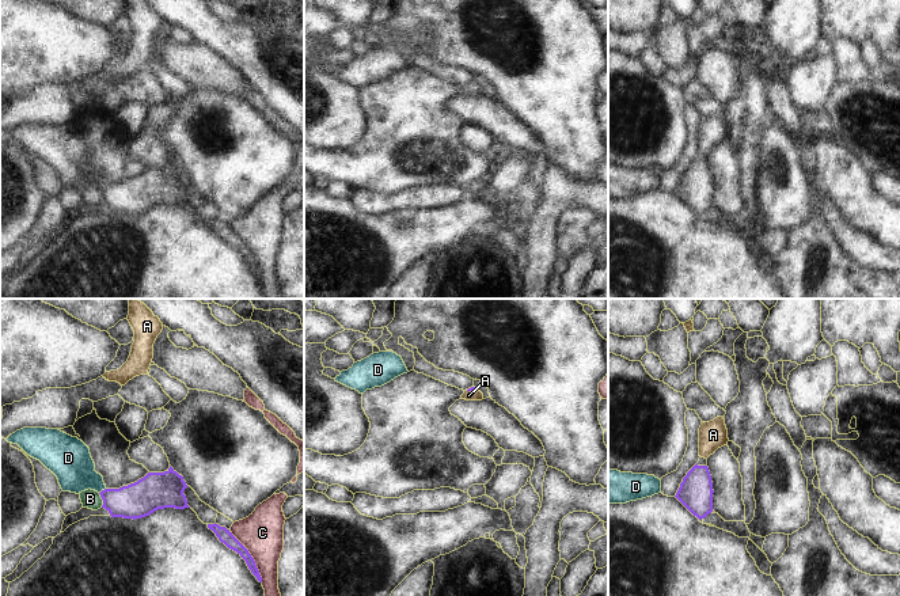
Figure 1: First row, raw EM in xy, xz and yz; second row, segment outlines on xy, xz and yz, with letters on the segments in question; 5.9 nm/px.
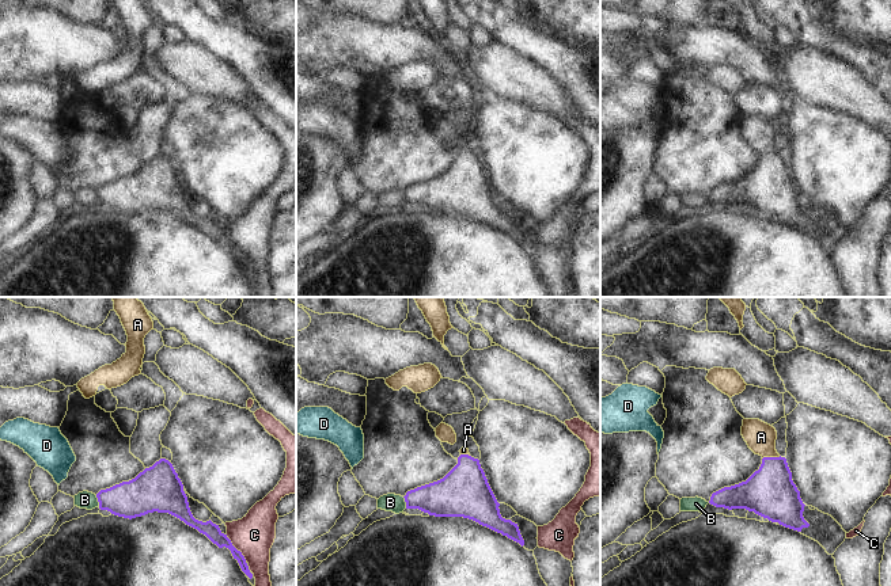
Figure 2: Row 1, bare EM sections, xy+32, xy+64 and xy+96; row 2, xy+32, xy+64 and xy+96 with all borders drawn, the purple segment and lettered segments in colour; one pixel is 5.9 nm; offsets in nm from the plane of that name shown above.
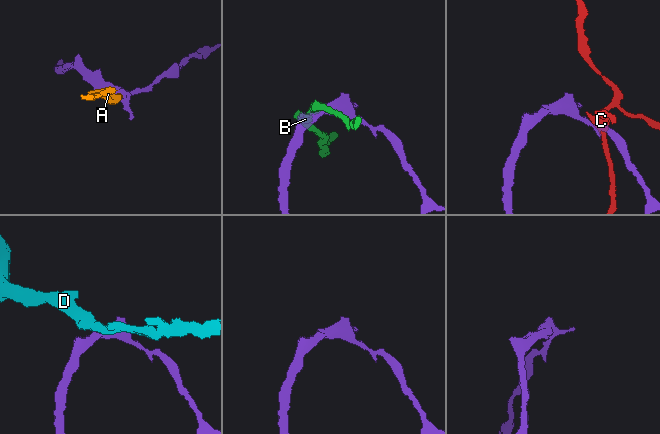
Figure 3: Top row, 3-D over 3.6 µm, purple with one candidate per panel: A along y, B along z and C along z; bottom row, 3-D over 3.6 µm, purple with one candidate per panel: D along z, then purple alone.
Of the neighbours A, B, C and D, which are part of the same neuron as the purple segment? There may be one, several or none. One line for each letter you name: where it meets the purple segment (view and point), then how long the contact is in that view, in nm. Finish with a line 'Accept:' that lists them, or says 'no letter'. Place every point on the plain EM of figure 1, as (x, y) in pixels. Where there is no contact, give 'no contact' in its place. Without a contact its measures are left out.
A: meets purple in xz at (471, 86); contact 70 nm long
Accept: A

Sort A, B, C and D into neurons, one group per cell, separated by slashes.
A / B / C / D

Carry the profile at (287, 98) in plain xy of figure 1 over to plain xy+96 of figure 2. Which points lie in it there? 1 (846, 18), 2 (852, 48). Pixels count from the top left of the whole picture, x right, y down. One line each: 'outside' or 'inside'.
1: outside
2: inside

